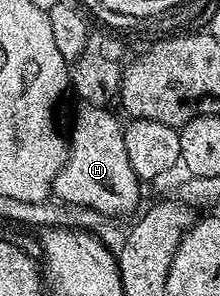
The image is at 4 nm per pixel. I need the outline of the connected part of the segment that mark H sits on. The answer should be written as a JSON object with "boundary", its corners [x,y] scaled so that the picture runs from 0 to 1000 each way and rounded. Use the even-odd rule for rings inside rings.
{"boundary":[[[382,348],[355,358],[332,395],[332,439],[305,449],[295,547],[241,608],[236,662],[300,693],[427,706],[482,736],[586,720],[618,699],[650,625],[614,578],[595,578],[595,547],[577,541],[555,412],[532,412],[482,358]]]}

